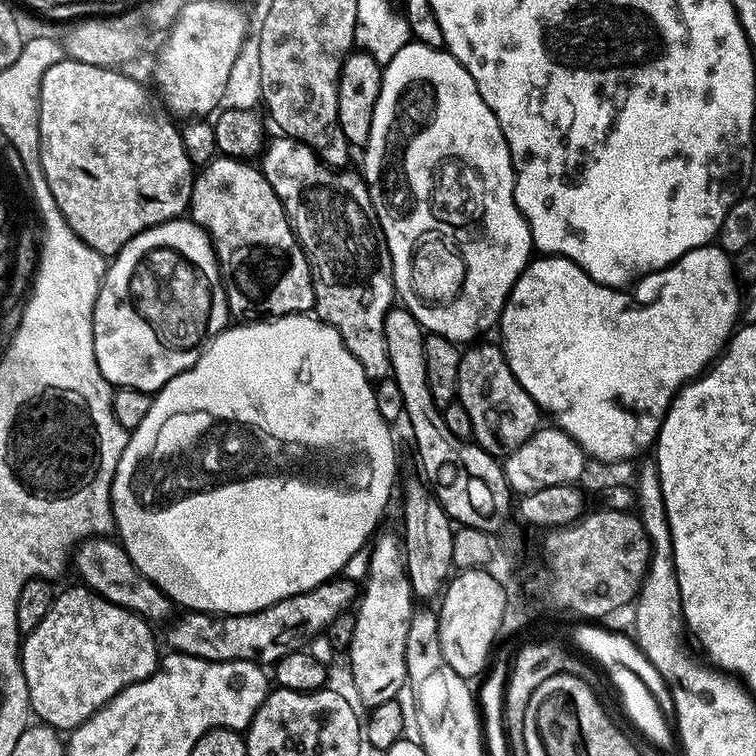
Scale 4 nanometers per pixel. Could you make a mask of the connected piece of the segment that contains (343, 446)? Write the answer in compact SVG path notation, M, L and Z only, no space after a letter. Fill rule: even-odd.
M299 312L289 316L273 316L267 322L236 322L225 328L223 332L219 332L210 343L205 344L204 351L200 353L200 357L196 359L194 366L190 366L182 374L170 378L170 382L166 382L166 386L162 386L159 392L152 396L152 405L149 412L146 413L146 418L142 418L142 423L137 428L131 429L126 442L126 450L122 450L122 458L118 458L116 472L112 475L112 519L114 528L117 533L120 531L120 536L118 535L119 543L123 544L125 550L127 550L128 556L134 562L136 569L146 579L157 584L164 591L164 595L172 601L173 605L180 607L181 604L181 609L184 610L210 612L226 616L241 616L247 612L257 612L263 608L269 608L271 604L276 604L279 600L309 592L320 584L327 584L337 574L343 573L347 560L356 551L363 549L373 539L377 529L381 527L381 525L379 526L380 519L383 518L384 511L388 508L388 499L391 498L392 487L396 484L396 444L392 441L390 424L378 412L375 392L376 388L373 381L369 380L368 375L362 370L358 358L354 358L354 354L350 354L350 350L346 350L346 342L342 342L338 330L334 330L334 326L322 322L319 316L315 314Z

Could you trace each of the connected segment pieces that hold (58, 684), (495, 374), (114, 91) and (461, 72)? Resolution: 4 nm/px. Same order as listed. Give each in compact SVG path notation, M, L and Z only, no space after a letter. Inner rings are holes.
M77 586L69 592L64 592L55 597L50 606L50 610L46 614L46 618L42 618L42 622L38 622L38 626L33 632L27 633L23 637L22 647L20 649L20 669L24 671L24 681L28 687L28 697L32 703L32 711L37 721L49 724L51 728L57 730L71 730L77 728L82 722L86 722L99 708L112 700L126 686L137 684L139 680L144 680L147 676L151 676L158 667L158 655L156 656L156 640L152 637L153 625L145 620L142 616L137 616L135 612L129 612L127 608L119 608L117 604L111 604L105 596L99 596L98 593L92 591L91 588Z
M473 343L461 351L456 391L458 403L466 406L466 414L470 414L475 443L493 454L511 454L541 427L542 413L534 398L530 398L518 378L514 378L503 351L497 345L495 348L482 343Z
M65 58L54 66L50 66L46 70L46 74L42 74L42 86L40 87L40 100L44 107L44 112L39 112L38 123L40 158L44 164L44 172L48 176L48 184L52 184L54 198L58 201L56 207L58 210L62 210L62 216L68 216L72 228L76 228L76 232L80 232L80 236L84 236L85 245L90 246L105 258L115 256L122 250L122 246L126 246L126 242L130 242L130 238L142 234L142 230L153 228L167 220L181 219L188 212L194 179L194 165L186 154L186 146L182 146L177 121L167 111L161 110L159 107L157 107L158 109L152 108L151 94L138 81L131 80L130 77L123 76L120 72L123 71L117 70L115 67L104 68L100 64L90 64L85 59Z
M411 40L394 54L394 58L383 67L382 86L375 103L374 117L370 128L370 138L363 147L364 169L362 175L374 206L380 229L390 250L392 284L395 286L399 303L414 315L415 320L429 335L444 337L455 344L470 344L479 339L480 334L499 323L501 312L508 301L510 290L532 258L532 235L525 216L514 202L514 182L516 172L510 158L509 144L494 112L490 110L478 93L477 83L470 72L444 48L434 48Z

